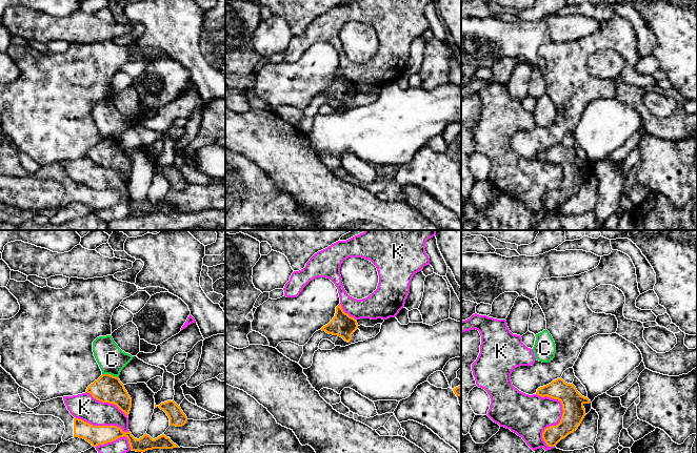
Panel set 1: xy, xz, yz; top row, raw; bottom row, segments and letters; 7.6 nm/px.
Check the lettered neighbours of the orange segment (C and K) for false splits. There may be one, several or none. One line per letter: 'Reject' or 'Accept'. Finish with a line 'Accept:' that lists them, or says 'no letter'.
C: Reject
K: Reject
Accept: no letter

